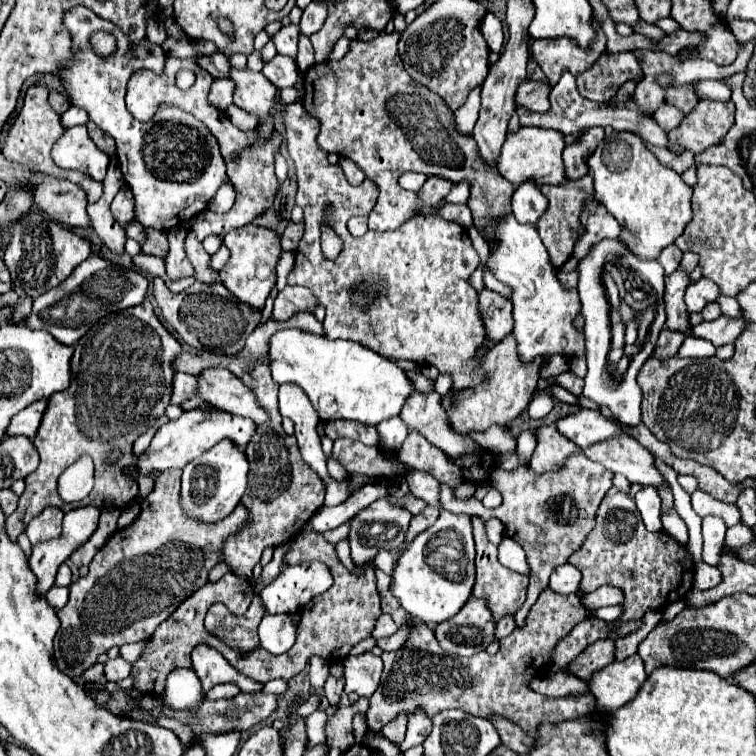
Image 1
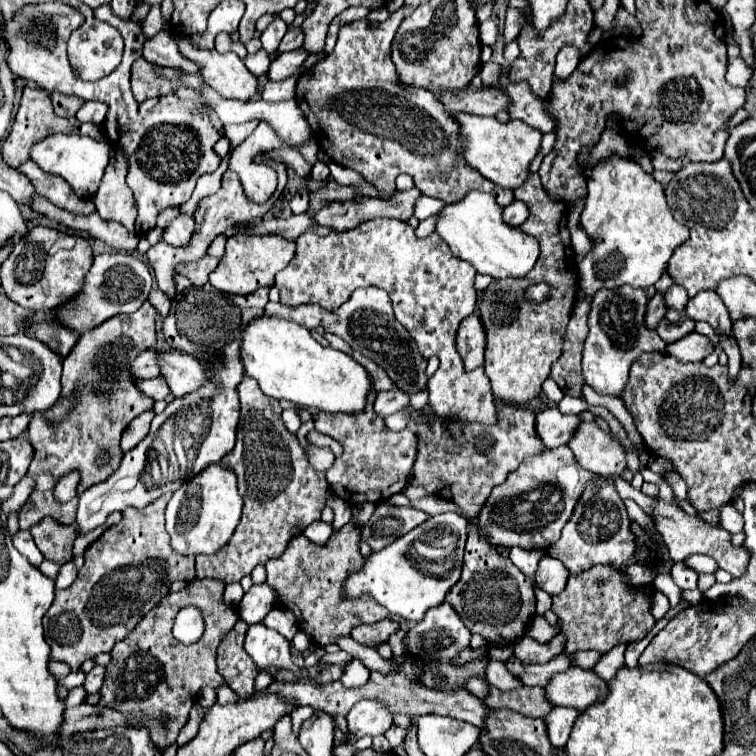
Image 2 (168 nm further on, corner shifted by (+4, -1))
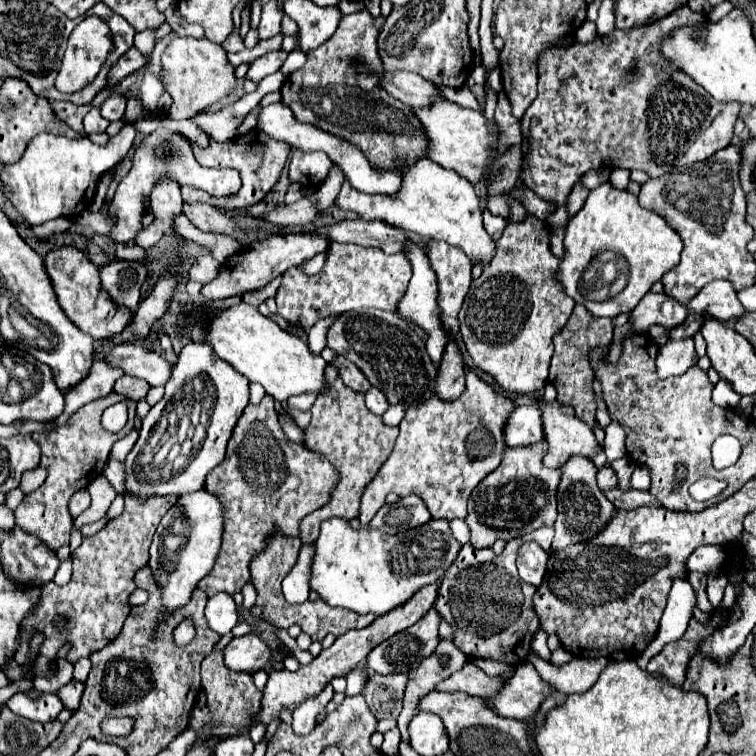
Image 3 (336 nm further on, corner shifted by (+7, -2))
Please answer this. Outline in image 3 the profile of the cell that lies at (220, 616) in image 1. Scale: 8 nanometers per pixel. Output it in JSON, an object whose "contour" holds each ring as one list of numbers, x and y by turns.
{"contour":[[213,651,201,663,201,687,205,691,207,703,202,709,195,707,189,721,189,727,197,733,197,739,205,739,205,737,223,739,223,737,249,733,251,725,255,723,255,715,259,713,261,697,263,697,263,693,255,687,253,677,249,673,229,671,223,665,223,653]]}

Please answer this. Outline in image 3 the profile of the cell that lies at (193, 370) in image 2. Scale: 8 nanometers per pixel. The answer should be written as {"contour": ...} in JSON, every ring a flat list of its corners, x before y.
{"contour":[[139,343,115,345,103,359,107,365,121,367,125,375,139,377,149,385,165,385,173,371,161,353,149,351]]}

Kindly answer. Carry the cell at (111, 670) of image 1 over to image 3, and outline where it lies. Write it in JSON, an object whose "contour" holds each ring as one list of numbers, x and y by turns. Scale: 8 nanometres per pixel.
{"contour":[[69,681,67,685,63,685,55,695,61,699,63,707,69,709,69,711,75,711,77,705,79,705,79,699,81,699,81,693,83,693,83,683,77,683,77,681]]}

